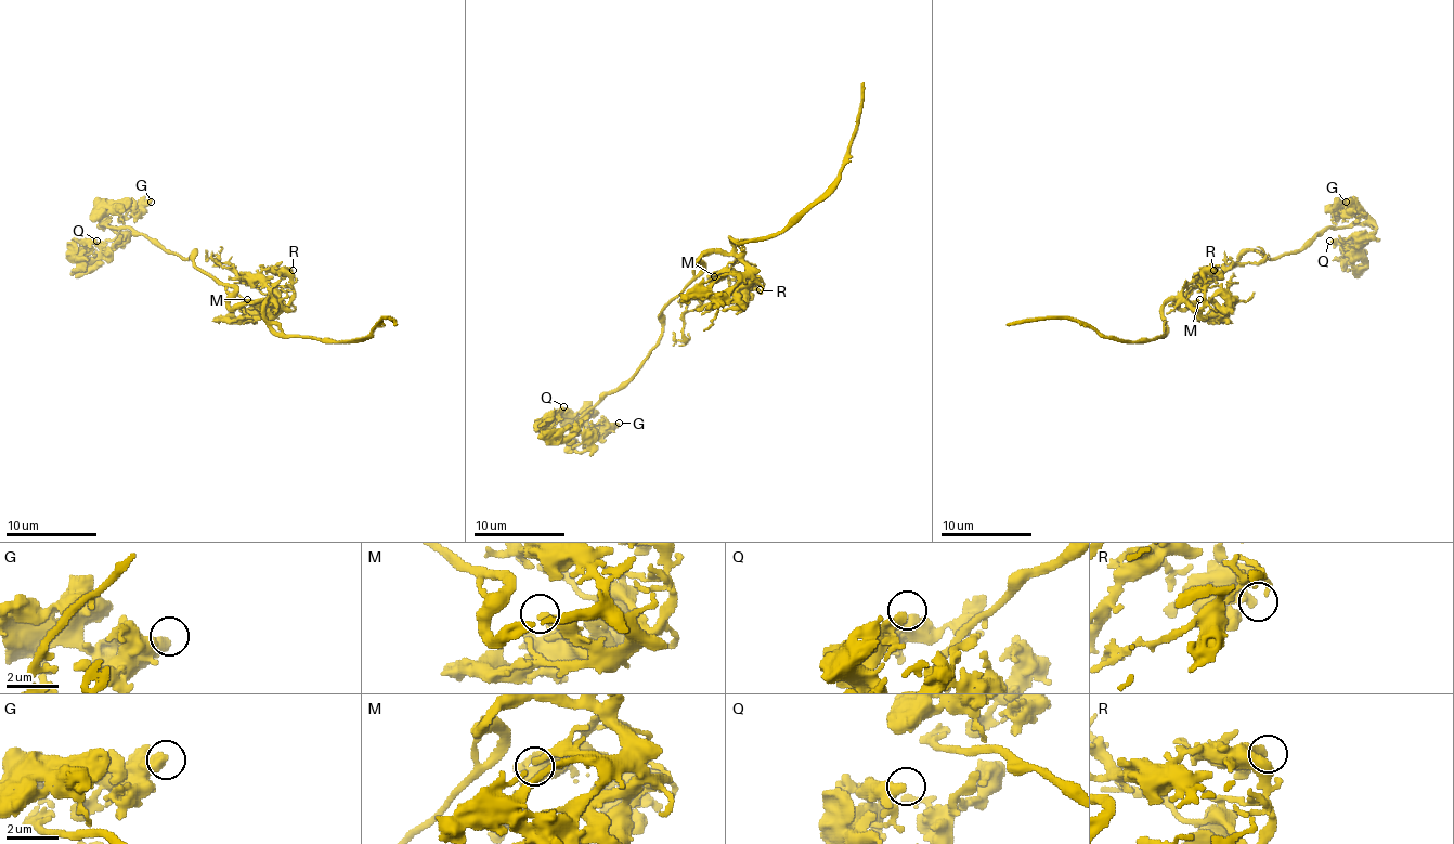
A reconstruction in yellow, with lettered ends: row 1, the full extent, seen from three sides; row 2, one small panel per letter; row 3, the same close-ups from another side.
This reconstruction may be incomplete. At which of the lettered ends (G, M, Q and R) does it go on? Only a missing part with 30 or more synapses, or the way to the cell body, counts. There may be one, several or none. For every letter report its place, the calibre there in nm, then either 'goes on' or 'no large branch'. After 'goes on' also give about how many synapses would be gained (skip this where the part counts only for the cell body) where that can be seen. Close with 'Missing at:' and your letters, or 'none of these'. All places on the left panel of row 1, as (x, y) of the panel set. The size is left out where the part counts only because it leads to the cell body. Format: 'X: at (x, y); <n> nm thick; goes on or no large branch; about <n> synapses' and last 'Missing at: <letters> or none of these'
G: at (151, 202); 550 nm thick; no large branch
M: at (247, 299); 280 nm thick; goes on; about 50 synapses
Q: at (96, 241); 440 nm thick; no large branch
R: at (293, 270); 440 nm thick; no large branch
Missing at: M

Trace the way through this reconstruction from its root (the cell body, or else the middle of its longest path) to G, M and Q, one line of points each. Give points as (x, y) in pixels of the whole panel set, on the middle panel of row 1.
G: (693, 274), (662, 310), (662, 338), (650, 356), (588, 408), (591, 425), (613, 427), (619, 423)
M: (693, 274), (696, 262), (710, 254), (732, 254), (744, 264), (744, 272), (718, 272), (714, 276)
Q: (693, 274), (662, 310), (650, 356), (575, 427), (570, 445), (580, 452), (553, 429), (563, 406)

